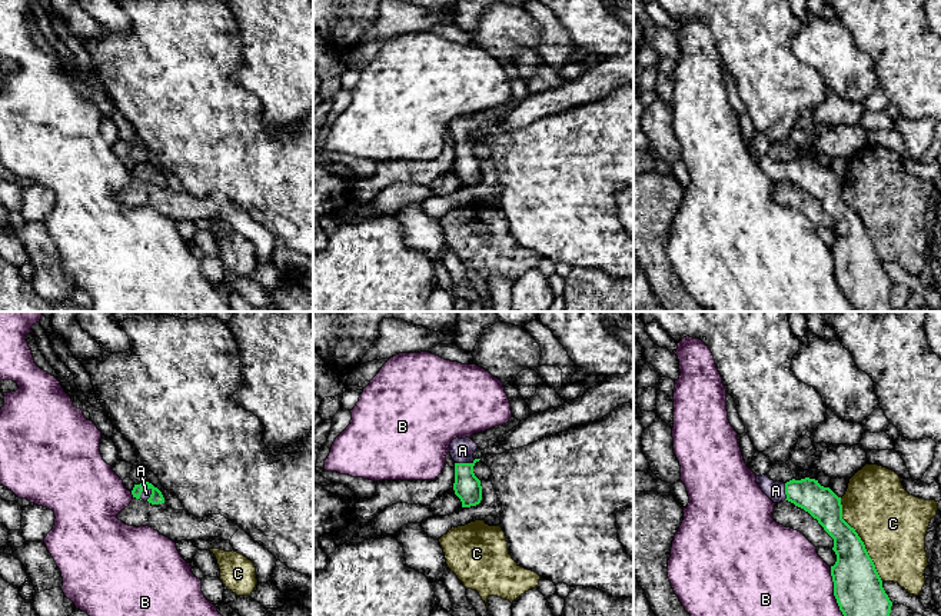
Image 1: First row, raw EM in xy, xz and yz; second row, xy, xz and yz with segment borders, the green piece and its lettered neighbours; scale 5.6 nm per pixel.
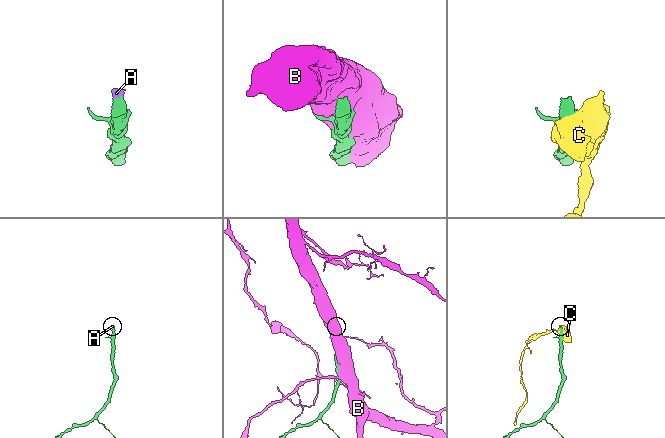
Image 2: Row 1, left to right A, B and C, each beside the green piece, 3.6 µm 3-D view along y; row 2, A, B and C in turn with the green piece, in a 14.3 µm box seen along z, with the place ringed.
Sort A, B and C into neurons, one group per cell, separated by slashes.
A / B / C

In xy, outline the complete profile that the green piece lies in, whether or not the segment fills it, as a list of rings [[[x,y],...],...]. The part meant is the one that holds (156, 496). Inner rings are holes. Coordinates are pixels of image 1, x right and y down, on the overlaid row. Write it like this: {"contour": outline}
{"contour": [[[149,482],[134,485],[132,495],[152,505],[164,503],[162,492]]]}

